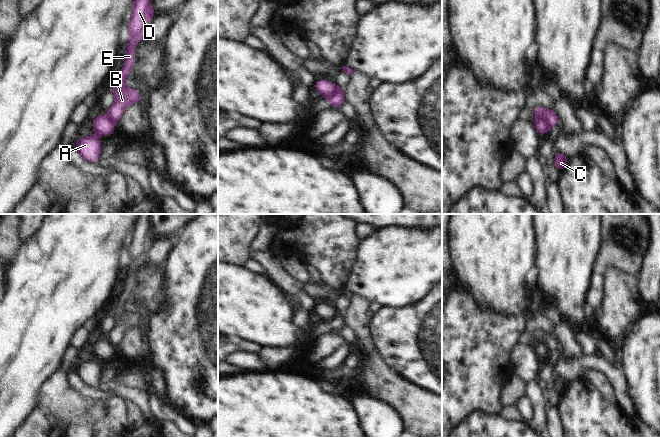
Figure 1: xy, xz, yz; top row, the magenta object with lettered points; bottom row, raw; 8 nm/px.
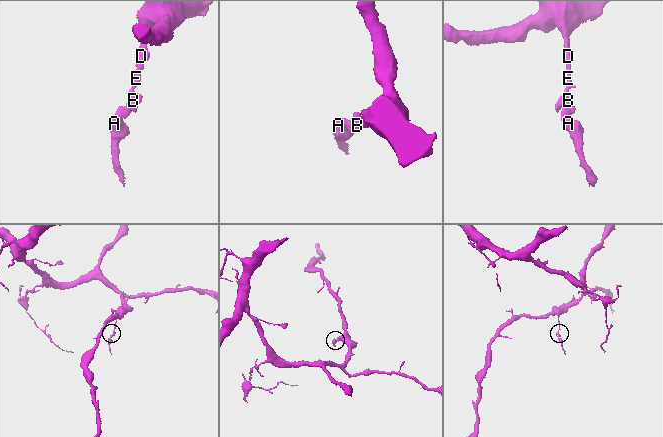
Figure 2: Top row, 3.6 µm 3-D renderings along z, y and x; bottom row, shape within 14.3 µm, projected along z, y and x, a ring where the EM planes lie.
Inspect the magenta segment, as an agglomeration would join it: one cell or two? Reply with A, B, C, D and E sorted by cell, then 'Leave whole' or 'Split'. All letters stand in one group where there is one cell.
Groups: A C / B D E. Split.

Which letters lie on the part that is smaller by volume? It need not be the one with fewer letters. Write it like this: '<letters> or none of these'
A, C

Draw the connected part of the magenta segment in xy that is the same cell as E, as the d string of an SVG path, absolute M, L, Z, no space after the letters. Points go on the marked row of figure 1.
M134 0L132 4L132 18L128 25L131 37L127 47L124 48L126 51L125 63L113 84L112 91L115 94L115 101L108 108L108 117L112 122L119 121L124 109L128 105L141 102L139 91L127 88L123 81L130 74L130 70L135 63L134 47L141 41L146 23L150 22L154 15L150 0Z

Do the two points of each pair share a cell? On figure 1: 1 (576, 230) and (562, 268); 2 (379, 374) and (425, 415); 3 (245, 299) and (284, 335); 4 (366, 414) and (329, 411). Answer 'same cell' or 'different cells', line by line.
1: same cell
2: same cell
3: same cell
4: different cells

